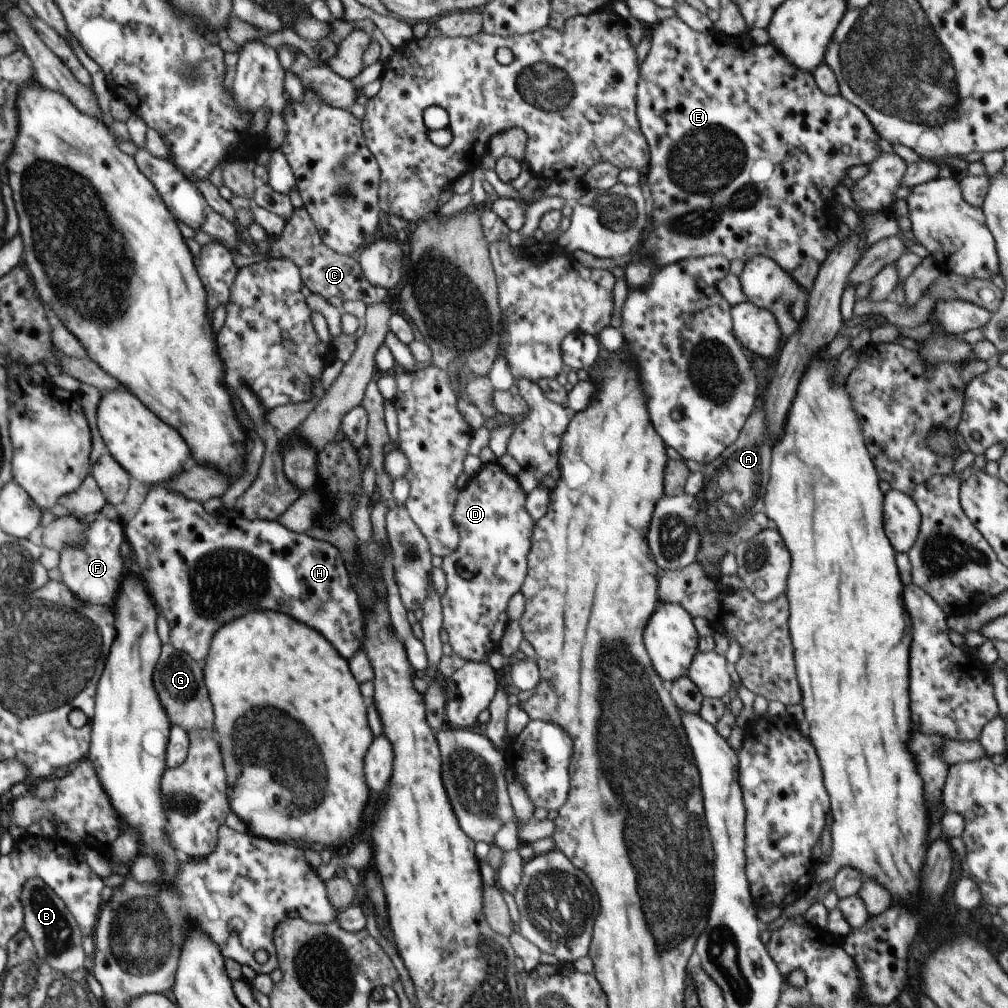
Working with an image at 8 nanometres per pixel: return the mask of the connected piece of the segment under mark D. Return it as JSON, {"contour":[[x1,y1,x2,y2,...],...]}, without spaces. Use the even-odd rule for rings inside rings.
{"contour":[[498,460,484,463,481,469,470,478,469,483,459,490,452,520,459,534,456,550,443,558,443,571,447,580,447,589,441,595,443,628,448,632,448,642,453,648,459,663,487,663,491,652,498,650,504,636,509,616,507,606,514,594,521,590,527,575,527,556,531,549,531,538,536,521,527,509,528,493,518,479,498,464],[463,556,472,556,478,572,471,580,464,580,456,572,456,563]]}

